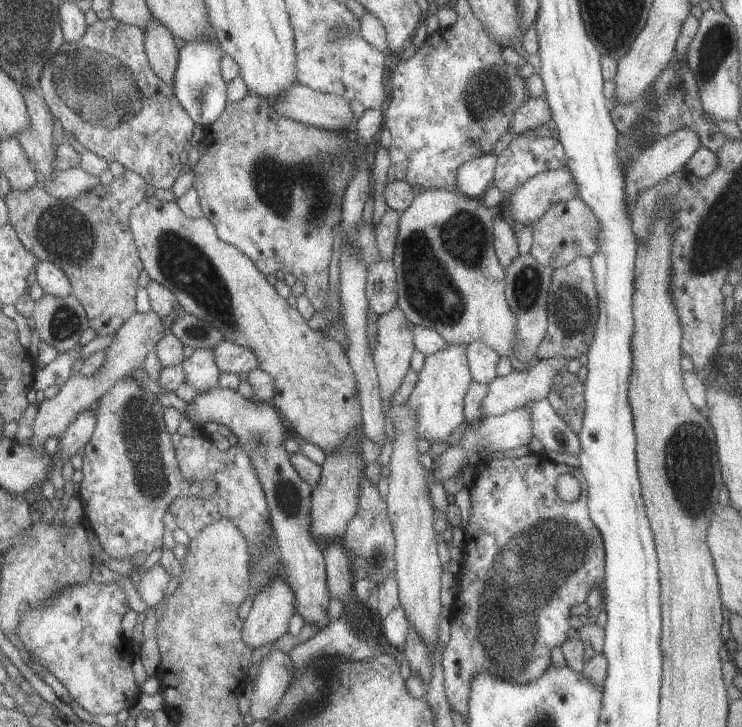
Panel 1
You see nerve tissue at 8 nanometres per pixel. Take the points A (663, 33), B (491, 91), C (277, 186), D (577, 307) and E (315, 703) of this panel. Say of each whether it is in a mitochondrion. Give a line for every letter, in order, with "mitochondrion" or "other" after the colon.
A: other
B: mitochondrion
C: mitochondrion
D: mitochondrion
E: mitochondrion

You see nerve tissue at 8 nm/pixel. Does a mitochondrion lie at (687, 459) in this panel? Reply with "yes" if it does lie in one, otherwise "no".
yes

